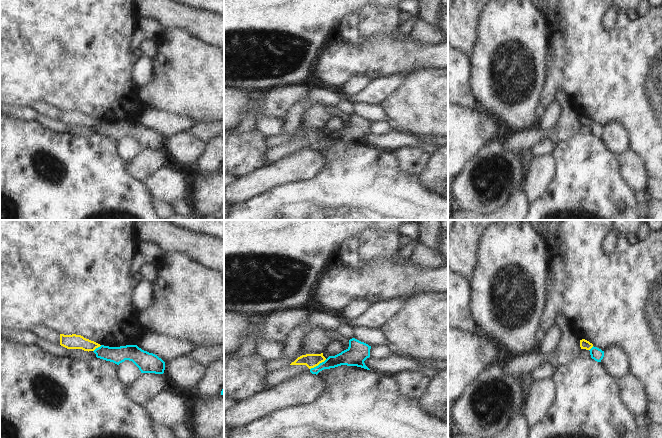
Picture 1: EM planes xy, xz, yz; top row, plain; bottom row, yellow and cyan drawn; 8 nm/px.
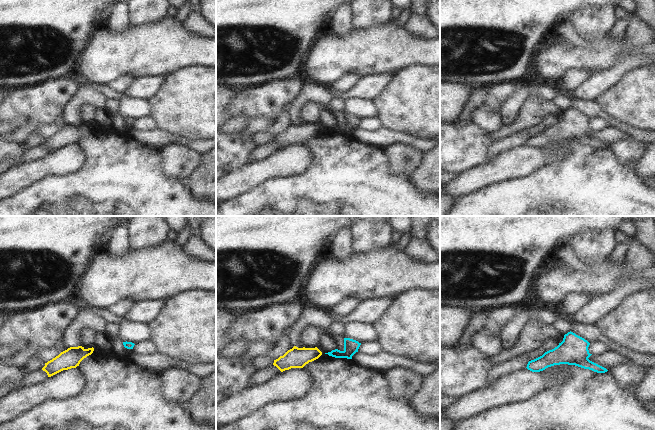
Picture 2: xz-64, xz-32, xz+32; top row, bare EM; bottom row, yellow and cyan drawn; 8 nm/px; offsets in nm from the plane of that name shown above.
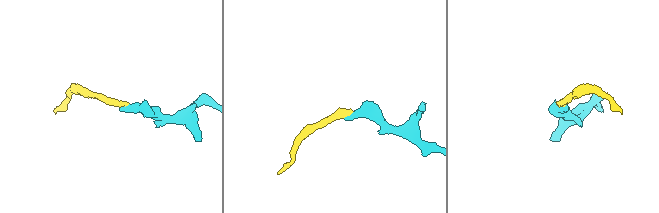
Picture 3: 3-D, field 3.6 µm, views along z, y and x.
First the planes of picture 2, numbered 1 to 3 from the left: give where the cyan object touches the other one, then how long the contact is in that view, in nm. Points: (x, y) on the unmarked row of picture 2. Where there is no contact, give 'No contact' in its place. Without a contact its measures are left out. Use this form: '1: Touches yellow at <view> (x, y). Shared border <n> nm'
1: No contact
2: No contact
3: No contact

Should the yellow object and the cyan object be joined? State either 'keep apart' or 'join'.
keep apart

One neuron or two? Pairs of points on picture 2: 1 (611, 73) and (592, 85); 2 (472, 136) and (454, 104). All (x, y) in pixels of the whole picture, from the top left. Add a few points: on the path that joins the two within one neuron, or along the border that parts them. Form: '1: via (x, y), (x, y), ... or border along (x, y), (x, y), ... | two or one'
1: via (606, 78), (597, 83) | one
2: border along (450, 122), (453, 123) | two

